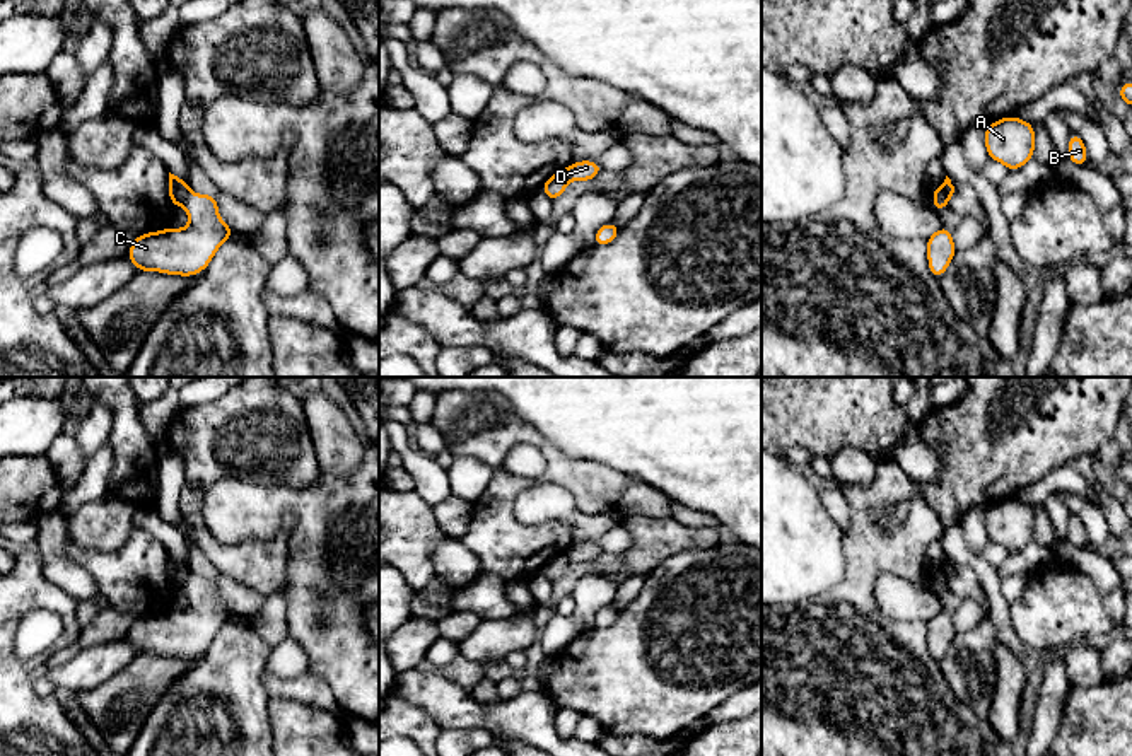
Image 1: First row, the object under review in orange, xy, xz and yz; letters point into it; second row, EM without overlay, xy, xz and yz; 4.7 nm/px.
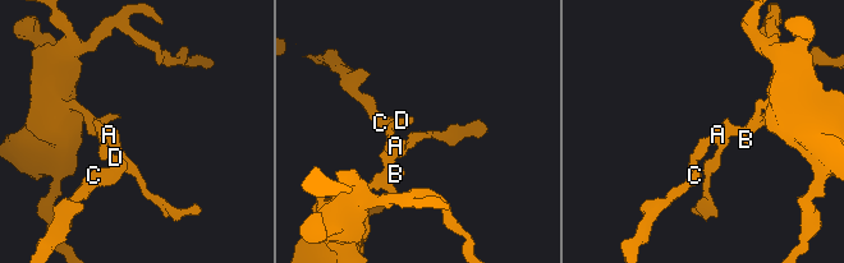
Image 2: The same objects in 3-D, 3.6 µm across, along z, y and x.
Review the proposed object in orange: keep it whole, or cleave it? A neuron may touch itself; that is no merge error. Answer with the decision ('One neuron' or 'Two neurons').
Two neurons

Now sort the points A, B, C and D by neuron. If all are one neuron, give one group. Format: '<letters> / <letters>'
A B / C D

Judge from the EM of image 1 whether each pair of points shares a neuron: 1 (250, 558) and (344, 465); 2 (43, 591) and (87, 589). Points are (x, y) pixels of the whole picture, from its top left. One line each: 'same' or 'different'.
1: different
2: different

